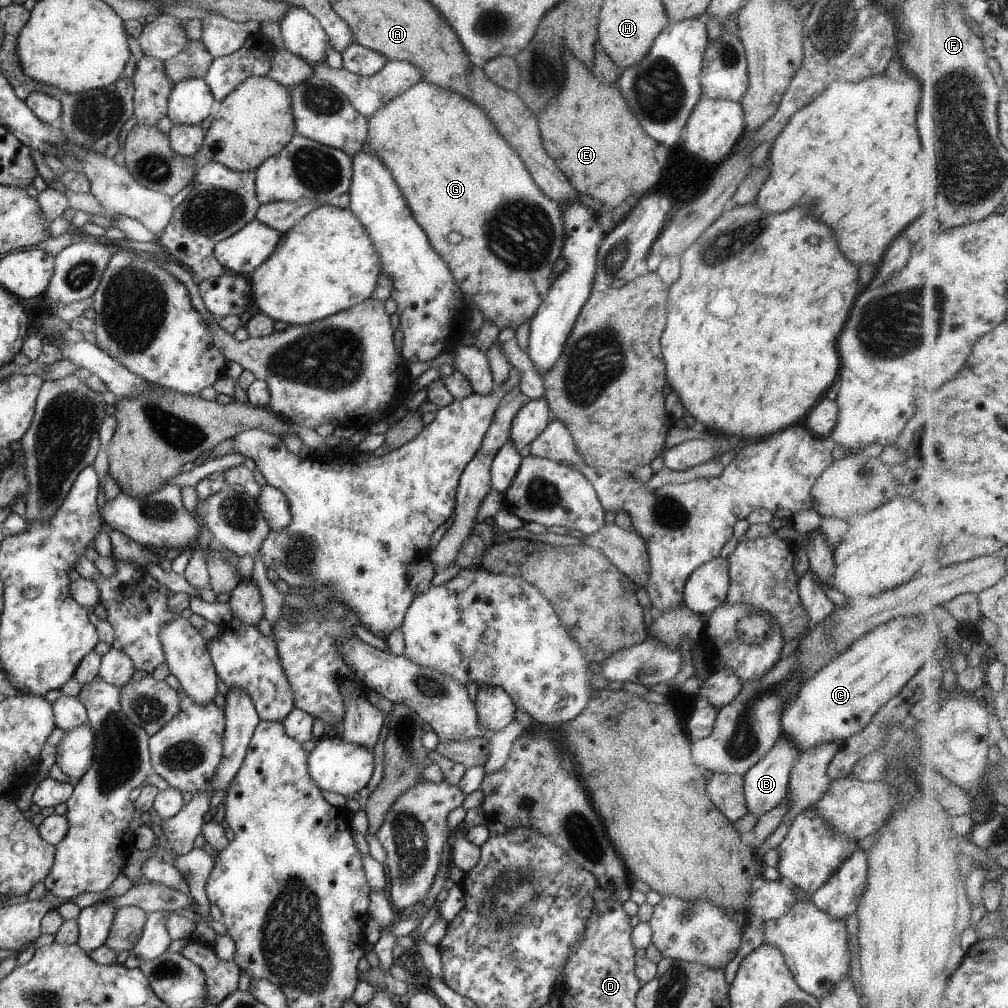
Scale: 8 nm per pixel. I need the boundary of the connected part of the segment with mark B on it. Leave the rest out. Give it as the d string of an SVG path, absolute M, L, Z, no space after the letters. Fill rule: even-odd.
M781 734L777 736L775 744L742 775L745 813L755 814L758 817L768 810L773 810L775 806L779 806L779 802L787 796L790 770L798 754L799 750L795 746L791 746L791 742L787 738L783 738Z

